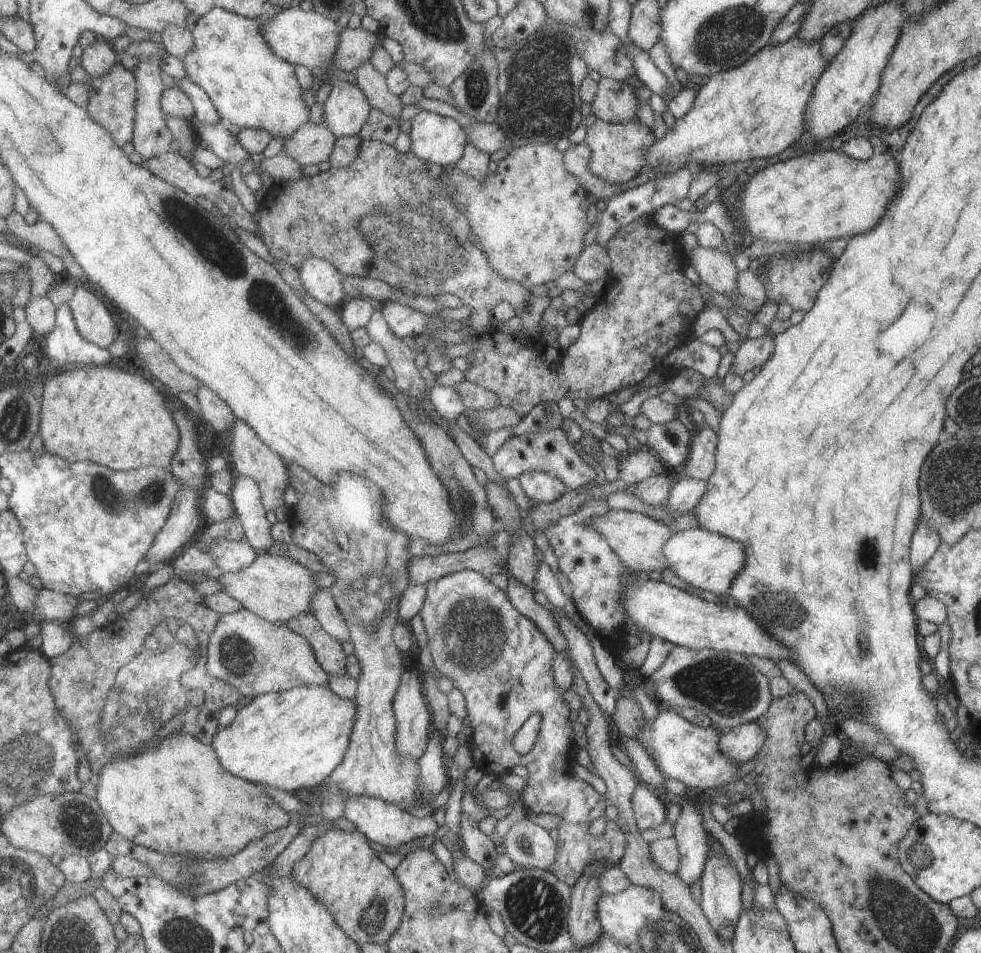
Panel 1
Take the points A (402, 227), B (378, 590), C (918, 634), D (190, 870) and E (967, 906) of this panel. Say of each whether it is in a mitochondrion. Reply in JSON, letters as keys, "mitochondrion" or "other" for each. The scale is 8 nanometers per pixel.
{"A":"mitochondrion","B":"mitochondrion","C":"other","D":"mitochondrion","E":"other"}

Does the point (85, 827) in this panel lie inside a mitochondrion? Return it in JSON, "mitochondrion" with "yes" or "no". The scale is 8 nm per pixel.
{"mitochondrion":"yes"}

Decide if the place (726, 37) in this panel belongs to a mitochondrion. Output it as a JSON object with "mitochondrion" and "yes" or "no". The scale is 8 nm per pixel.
{"mitochondrion":"yes"}

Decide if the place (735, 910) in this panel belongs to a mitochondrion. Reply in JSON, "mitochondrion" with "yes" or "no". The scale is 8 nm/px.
{"mitochondrion":"no"}

